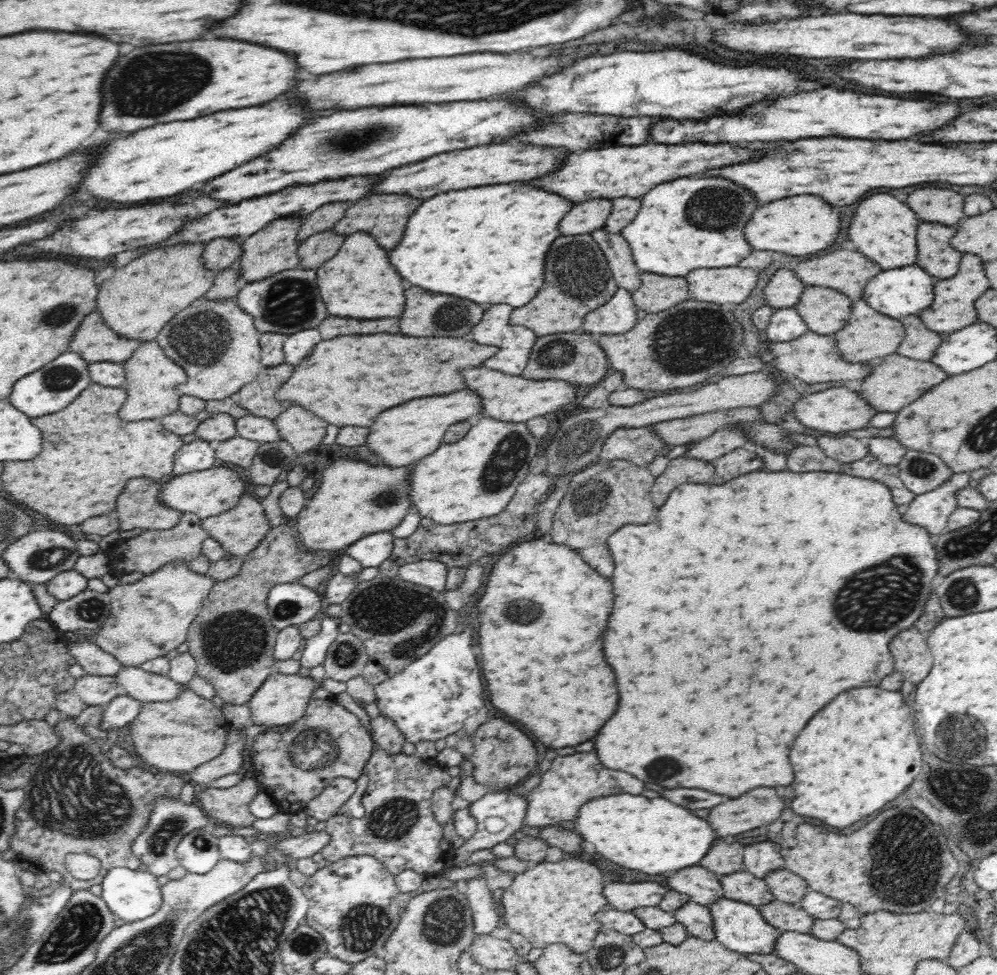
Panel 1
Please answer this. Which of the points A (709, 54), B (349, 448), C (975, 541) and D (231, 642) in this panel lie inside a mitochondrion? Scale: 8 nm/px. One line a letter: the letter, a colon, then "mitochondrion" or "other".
A: other
B: other
C: mitochondrion
D: mitochondrion

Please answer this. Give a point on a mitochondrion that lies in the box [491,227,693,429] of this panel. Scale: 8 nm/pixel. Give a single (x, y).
(567, 258)

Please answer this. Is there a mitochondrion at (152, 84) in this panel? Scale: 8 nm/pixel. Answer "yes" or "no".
yes

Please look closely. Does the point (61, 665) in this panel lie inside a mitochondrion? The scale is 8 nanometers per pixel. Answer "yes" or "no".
no

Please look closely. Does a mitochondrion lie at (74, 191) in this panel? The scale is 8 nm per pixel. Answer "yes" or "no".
no

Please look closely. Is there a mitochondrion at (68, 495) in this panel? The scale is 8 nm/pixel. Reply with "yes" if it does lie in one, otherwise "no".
no

